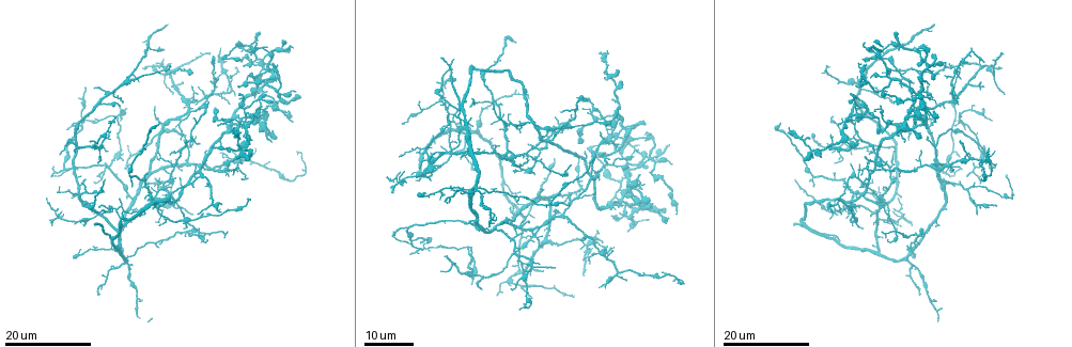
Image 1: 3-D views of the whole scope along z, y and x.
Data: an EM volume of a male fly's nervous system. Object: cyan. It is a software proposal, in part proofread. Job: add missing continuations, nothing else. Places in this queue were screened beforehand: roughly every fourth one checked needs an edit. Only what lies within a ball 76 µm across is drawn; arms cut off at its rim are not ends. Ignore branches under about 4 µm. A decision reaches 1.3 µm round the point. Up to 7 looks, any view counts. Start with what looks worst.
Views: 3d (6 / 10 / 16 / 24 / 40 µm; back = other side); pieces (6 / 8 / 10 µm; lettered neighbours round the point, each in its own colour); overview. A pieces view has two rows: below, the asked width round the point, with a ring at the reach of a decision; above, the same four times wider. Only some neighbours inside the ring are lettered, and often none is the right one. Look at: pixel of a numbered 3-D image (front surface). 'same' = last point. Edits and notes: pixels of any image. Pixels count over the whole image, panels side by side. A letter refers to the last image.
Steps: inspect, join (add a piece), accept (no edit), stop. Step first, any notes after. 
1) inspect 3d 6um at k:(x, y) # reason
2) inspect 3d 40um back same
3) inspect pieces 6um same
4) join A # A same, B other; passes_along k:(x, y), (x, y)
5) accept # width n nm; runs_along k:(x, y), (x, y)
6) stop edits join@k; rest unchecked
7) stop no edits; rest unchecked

inspect 3d 24um at 1:(192, 215) # thin end

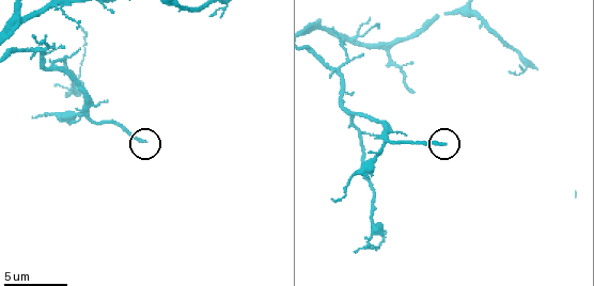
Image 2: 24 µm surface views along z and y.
inspect pieces 6um at 2:(145, 139)

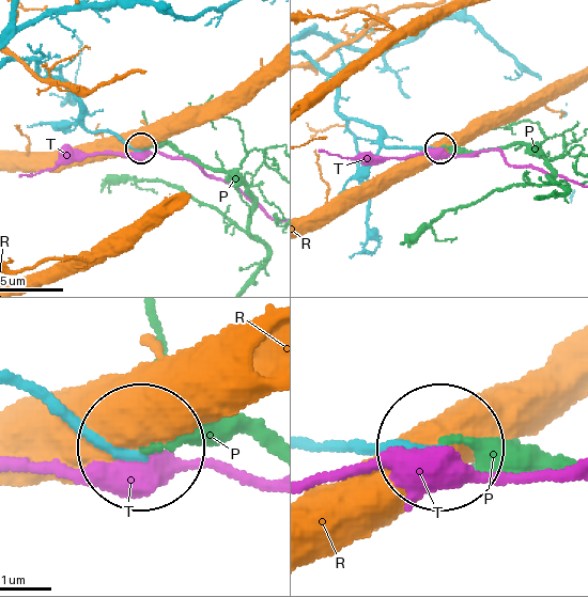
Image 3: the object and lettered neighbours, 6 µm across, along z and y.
accept # width 180 nm; P other, R other, T other; none of them fits

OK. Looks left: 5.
inspect 3d 16um at 1:(541, 270) # free end

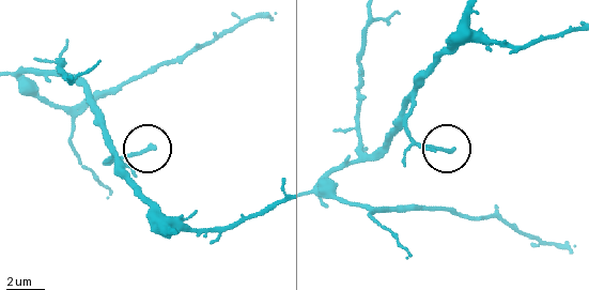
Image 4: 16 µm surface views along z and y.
inspect pieces 10um at 4:(153, 146) # see the neighbours

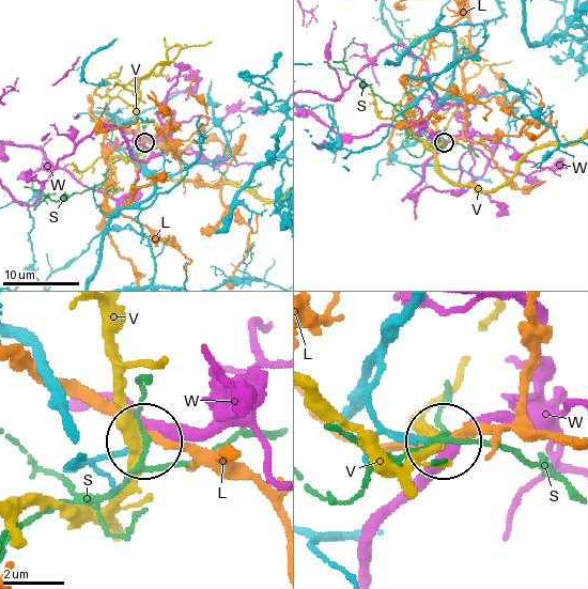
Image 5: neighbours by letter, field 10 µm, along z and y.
accept # L other, S other, V other, W other; no lettered piece goes on from it

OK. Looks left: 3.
inspect 3d 24um at 1:(482, 290) # tapers out

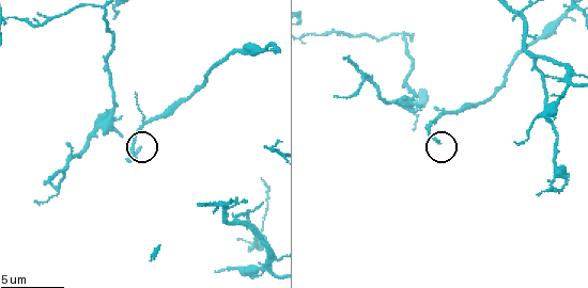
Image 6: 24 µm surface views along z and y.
inspect pieces 6um at 6:(438, 144) # see the neighbours

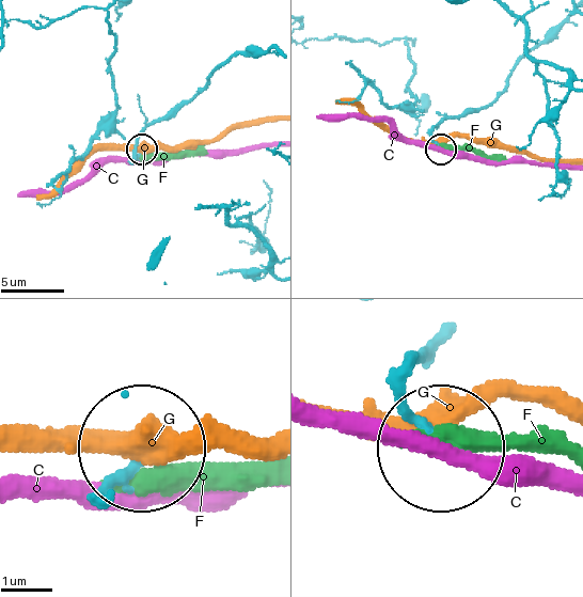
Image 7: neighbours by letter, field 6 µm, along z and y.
accept # C other, F other, G other; none of them fits

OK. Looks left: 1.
stop no edits; rest unchecked

